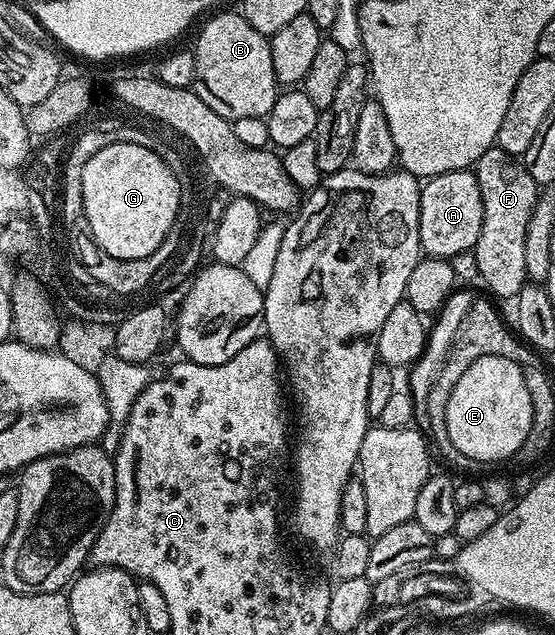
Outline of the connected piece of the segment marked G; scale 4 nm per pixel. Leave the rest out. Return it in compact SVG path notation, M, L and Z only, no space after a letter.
M114 141L83 167L83 221L105 255L143 259L163 243L175 222L181 183L161 154L133 142Z

